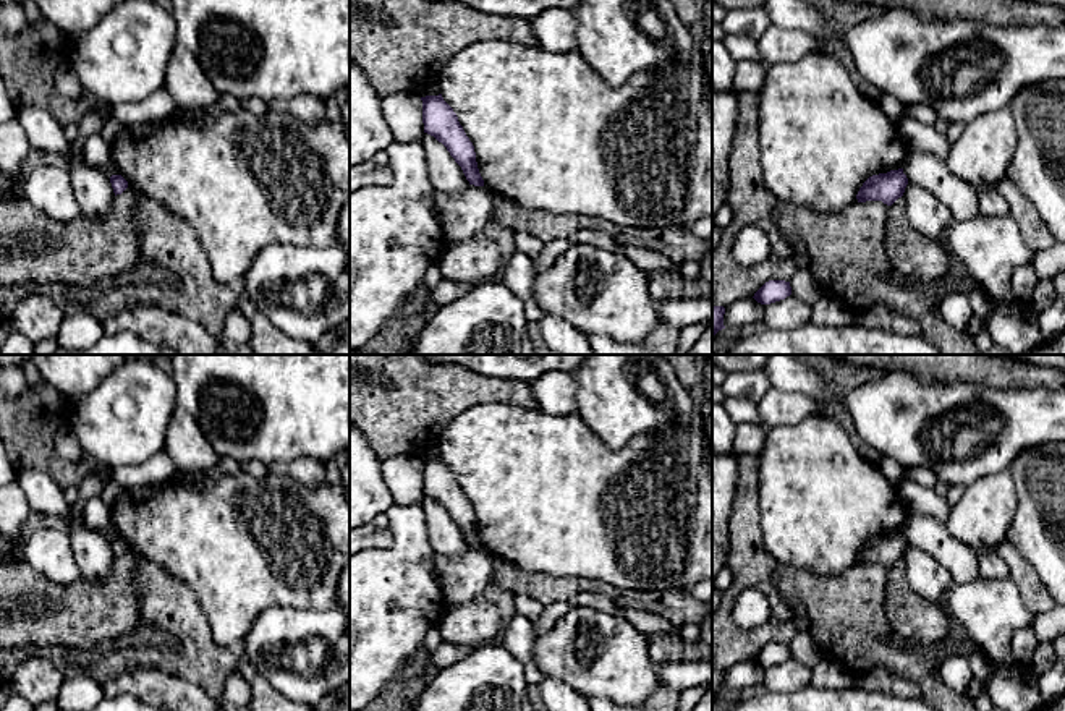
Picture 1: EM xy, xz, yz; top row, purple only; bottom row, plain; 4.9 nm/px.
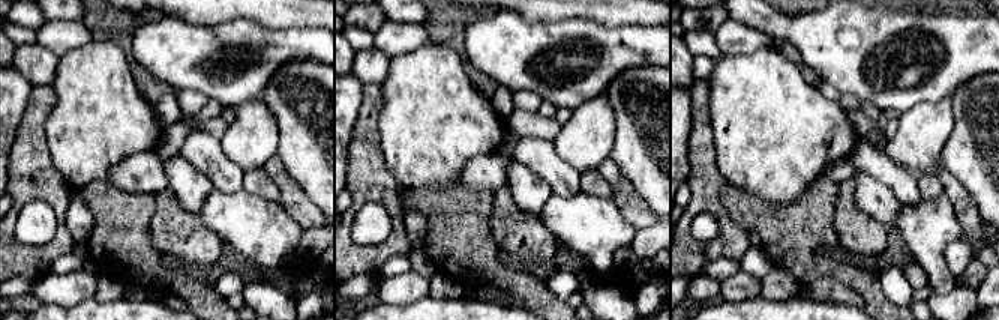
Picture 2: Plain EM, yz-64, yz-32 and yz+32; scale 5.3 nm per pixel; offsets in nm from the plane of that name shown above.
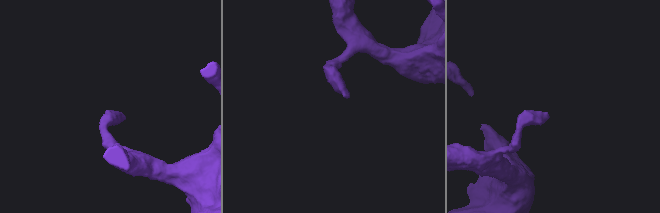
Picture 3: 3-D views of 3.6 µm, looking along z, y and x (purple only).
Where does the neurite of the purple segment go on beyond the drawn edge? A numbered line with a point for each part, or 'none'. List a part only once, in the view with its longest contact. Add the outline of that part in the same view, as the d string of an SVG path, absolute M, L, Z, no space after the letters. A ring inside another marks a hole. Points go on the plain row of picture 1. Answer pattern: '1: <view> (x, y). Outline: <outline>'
none

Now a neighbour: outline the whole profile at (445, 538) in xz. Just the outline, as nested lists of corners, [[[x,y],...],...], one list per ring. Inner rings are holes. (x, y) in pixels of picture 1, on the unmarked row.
[[[427,496],[422,497],[421,505],[424,509],[429,543],[434,552],[443,557],[465,556],[469,544],[447,510]]]

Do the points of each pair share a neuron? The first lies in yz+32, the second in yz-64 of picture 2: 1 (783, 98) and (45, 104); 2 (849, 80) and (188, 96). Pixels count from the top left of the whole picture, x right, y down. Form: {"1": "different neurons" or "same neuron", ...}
{"1": "different neurons", "2": "different neurons"}

